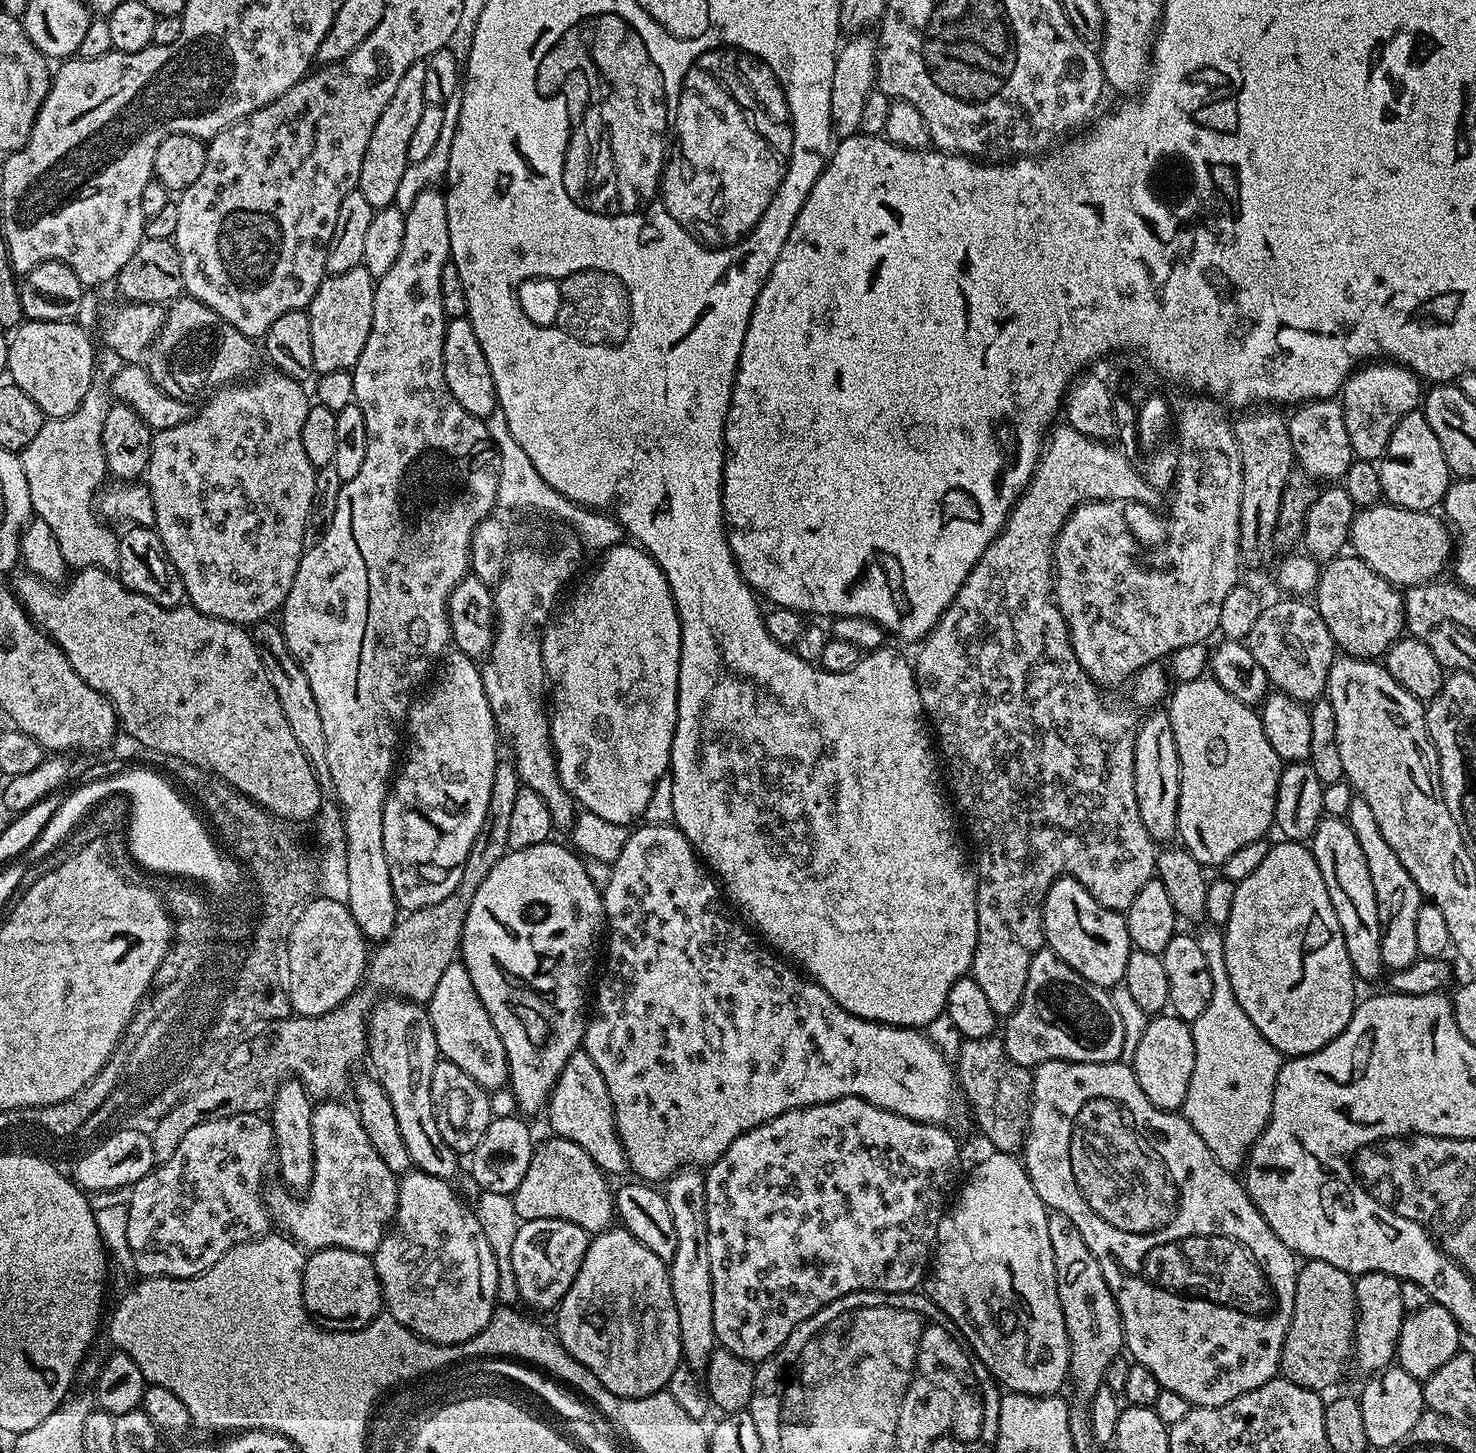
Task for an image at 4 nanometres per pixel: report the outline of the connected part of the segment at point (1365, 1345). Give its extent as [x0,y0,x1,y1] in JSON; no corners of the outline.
[1355,1272,1406,1374]

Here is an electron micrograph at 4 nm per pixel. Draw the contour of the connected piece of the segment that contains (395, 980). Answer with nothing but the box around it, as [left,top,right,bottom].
[366,758,521,1005]

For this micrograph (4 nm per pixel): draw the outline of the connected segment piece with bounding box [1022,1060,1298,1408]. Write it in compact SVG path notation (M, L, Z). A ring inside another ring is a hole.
M1051 1060L1036 1067L1032 1080L1031 1112L1028 1115L1030 1134L1025 1137L1022 1149L1024 1169L1028 1171L1030 1182L1034 1190L1038 1190L1038 1198L1042 1198L1045 1208L1066 1214L1066 1218L1078 1226L1094 1258L1098 1258L1098 1266L1102 1266L1102 1278L1106 1278L1106 1286L1110 1286L1120 1311L1127 1355L1135 1363L1146 1366L1146 1370L1158 1378L1161 1388L1174 1390L1174 1394L1186 1398L1188 1405L1197 1408L1234 1402L1234 1398L1250 1390L1258 1390L1258 1386L1277 1379L1282 1342L1294 1314L1298 1257L1288 1249L1286 1242L1282 1242L1282 1238L1278 1238L1278 1234L1274 1234L1274 1230L1270 1230L1266 1218L1262 1218L1258 1206L1254 1206L1243 1183L1237 1177L1235 1180L1232 1177L1235 1175L1221 1166L1214 1154L1210 1154L1210 1146L1202 1142L1198 1130L1190 1126L1183 1114L1162 1110L1154 1106L1146 1094L1142 1094L1142 1086L1138 1086L1138 1078L1127 1063L1083 1064Z

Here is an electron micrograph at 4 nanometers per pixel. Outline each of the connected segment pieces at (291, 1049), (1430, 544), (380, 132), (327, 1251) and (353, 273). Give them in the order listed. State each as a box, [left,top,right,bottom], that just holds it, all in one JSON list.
[[150,986,374,1161],[1350,502,1454,586],[358,62,427,210],[304,1248,384,1332],[306,266,375,373]]

